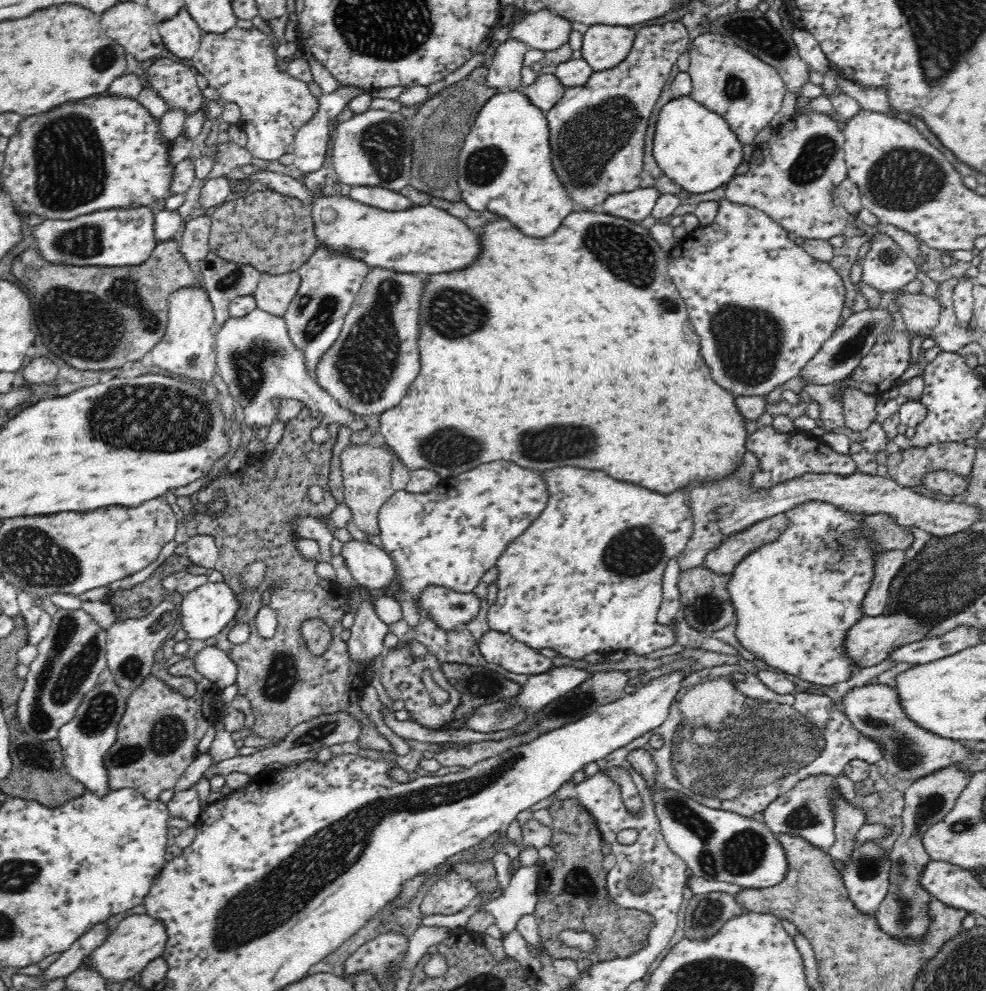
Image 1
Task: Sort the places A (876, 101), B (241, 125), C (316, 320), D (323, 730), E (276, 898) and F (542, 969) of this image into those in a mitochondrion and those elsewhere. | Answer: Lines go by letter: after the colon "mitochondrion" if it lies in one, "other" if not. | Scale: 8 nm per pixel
A: other
B: other
C: mitochondrion
D: mitochondrion
E: mitochondrion
F: other

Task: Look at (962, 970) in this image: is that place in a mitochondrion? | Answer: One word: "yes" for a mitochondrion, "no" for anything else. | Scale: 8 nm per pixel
yes

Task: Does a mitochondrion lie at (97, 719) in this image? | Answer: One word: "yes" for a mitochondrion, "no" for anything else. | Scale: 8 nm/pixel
yes

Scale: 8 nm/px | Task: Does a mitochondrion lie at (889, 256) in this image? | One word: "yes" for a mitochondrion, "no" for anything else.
yes

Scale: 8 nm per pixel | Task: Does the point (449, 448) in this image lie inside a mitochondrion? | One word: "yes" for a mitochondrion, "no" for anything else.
yes

